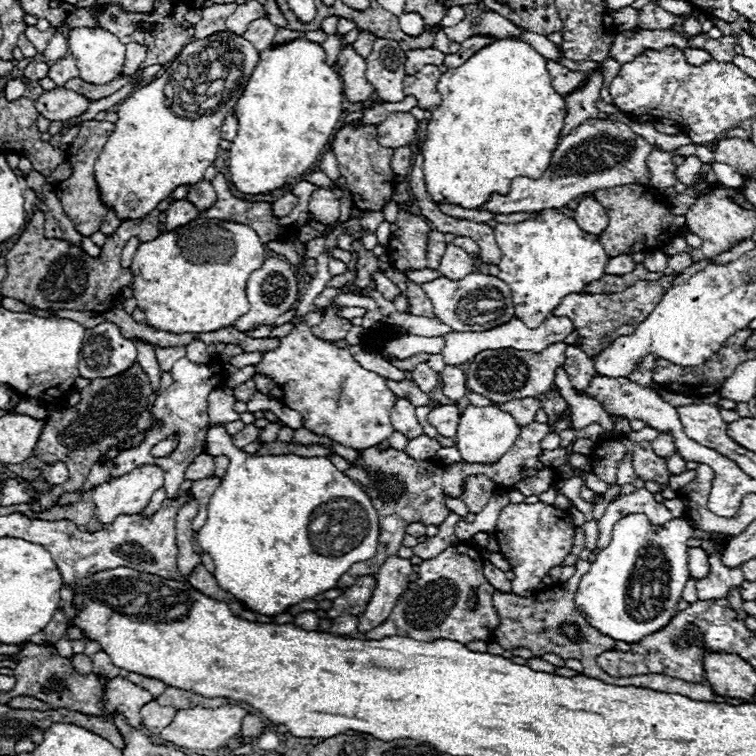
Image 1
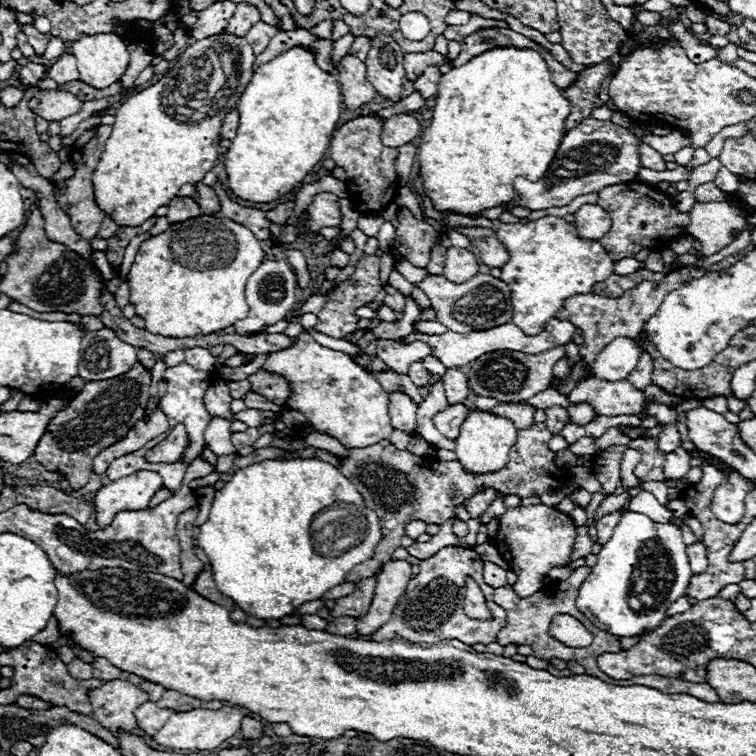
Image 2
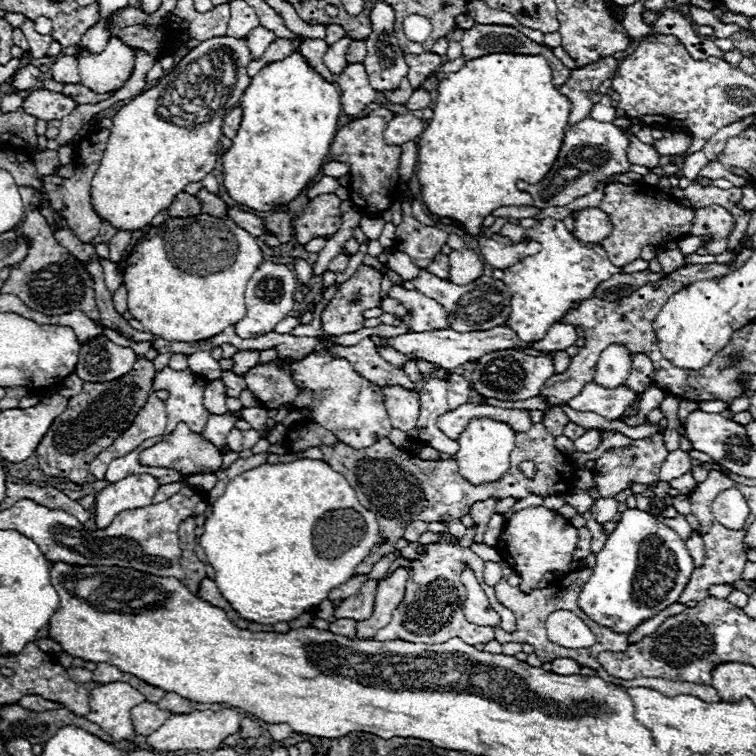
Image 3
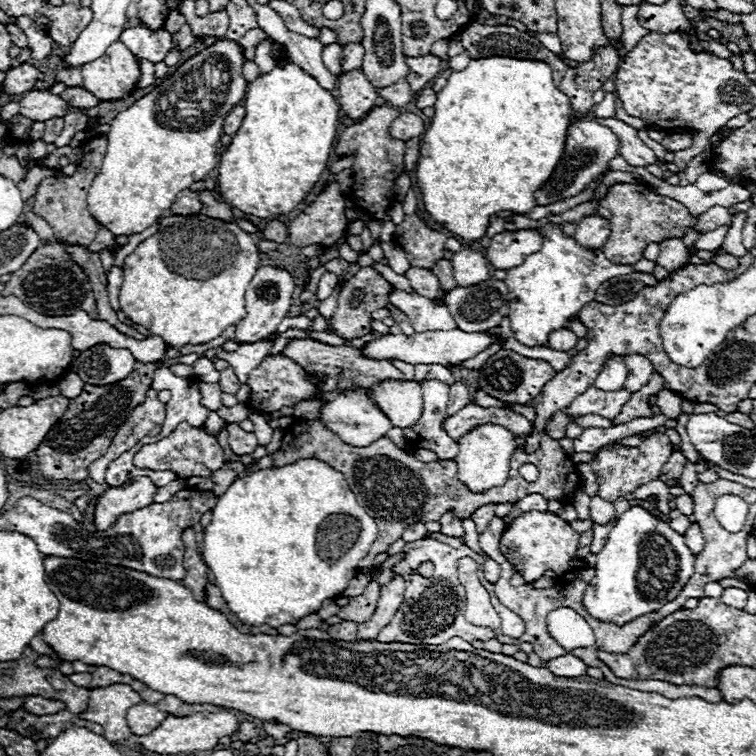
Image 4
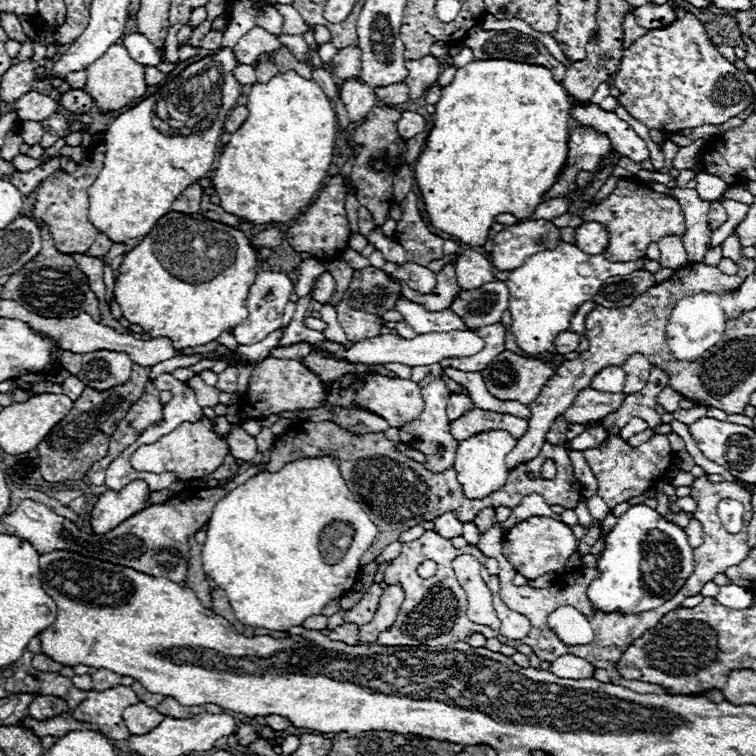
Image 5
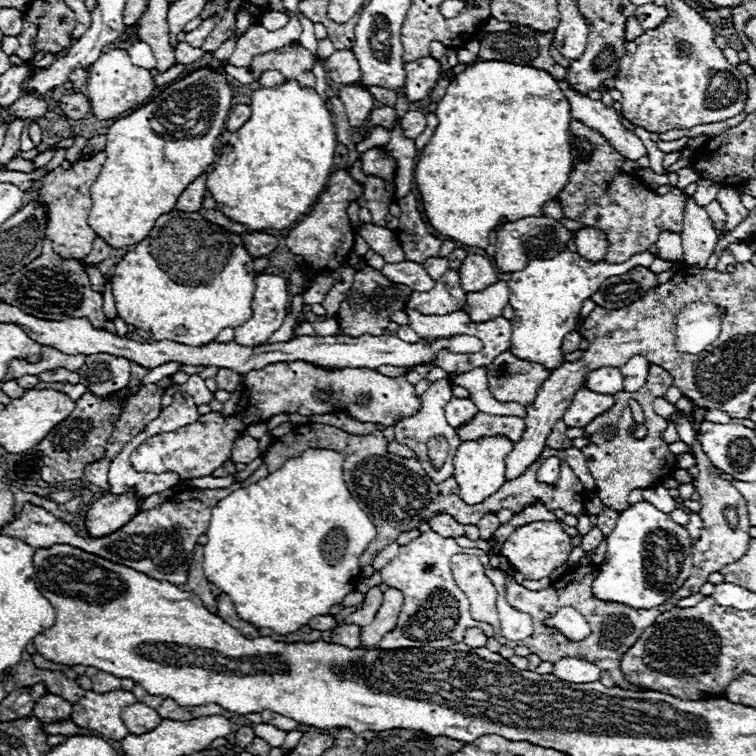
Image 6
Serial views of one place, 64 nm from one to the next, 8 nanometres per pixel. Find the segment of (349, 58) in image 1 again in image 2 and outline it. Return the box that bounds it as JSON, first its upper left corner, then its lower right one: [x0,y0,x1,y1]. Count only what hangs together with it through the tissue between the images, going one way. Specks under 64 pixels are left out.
[338,56,376,110]

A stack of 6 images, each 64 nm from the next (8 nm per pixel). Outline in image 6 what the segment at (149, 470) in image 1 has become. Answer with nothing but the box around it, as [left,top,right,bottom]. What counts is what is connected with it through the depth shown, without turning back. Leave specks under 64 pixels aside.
[86,492,136,538]

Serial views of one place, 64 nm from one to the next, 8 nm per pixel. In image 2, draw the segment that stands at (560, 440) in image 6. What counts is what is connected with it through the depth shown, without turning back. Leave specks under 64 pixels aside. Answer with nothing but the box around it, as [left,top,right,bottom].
[544,406,570,434]

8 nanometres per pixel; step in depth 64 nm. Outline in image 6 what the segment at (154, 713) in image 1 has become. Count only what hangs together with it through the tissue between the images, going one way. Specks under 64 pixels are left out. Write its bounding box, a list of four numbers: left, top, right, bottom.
[122,702,162,734]

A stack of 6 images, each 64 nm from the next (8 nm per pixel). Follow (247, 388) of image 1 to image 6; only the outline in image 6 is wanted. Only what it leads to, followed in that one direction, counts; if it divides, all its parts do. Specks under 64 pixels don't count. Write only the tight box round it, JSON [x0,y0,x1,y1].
[216,368,242,392]

